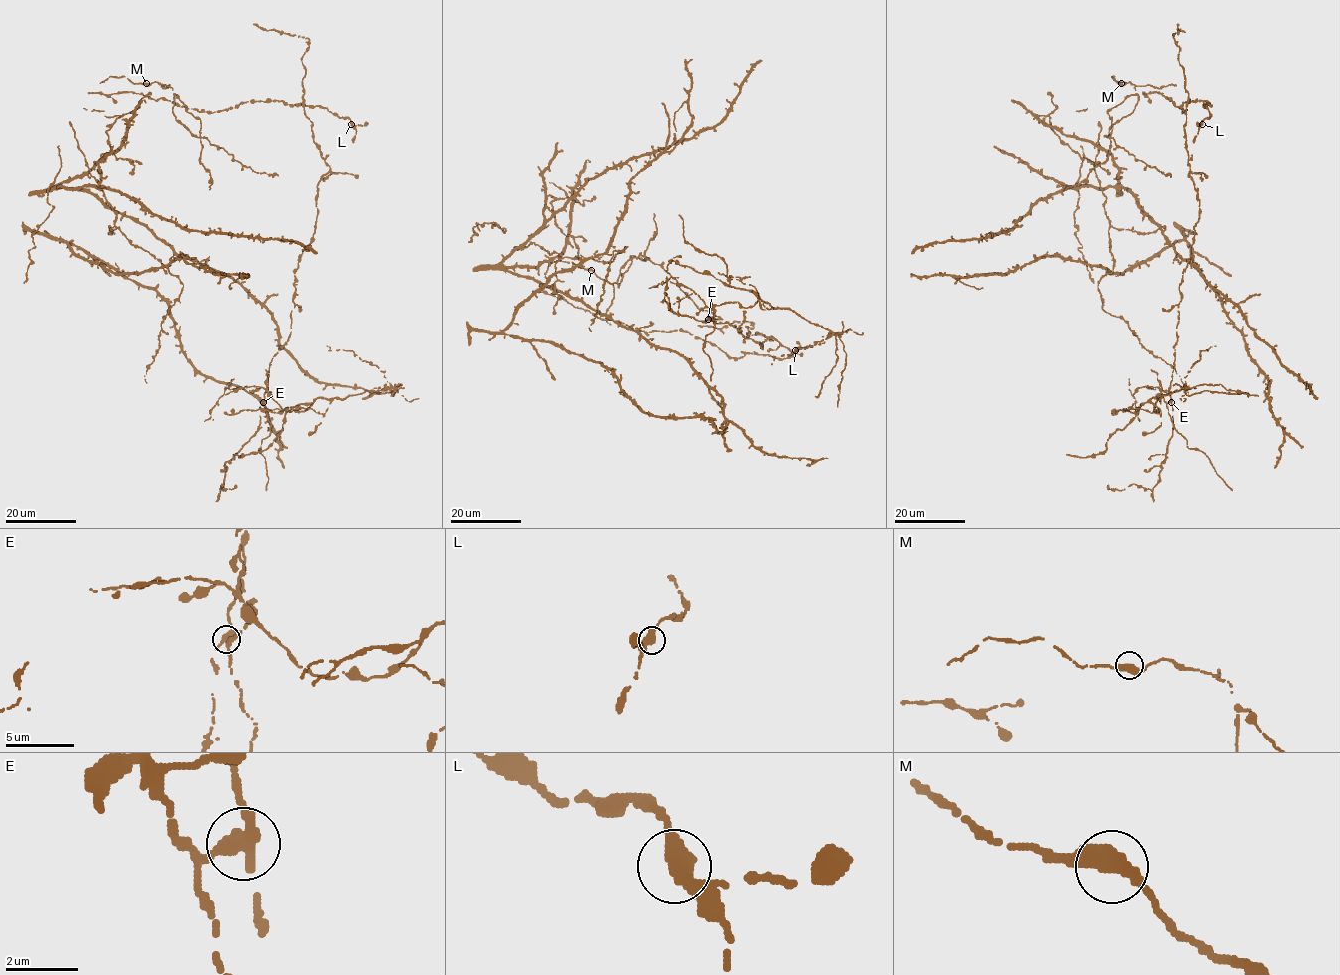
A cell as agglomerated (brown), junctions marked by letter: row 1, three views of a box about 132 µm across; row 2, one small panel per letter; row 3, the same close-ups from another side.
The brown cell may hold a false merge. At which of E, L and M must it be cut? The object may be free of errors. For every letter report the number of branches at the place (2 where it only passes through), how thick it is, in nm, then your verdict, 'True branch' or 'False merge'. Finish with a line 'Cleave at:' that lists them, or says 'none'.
E: Branches: 2. Thickness 440 nm. False merge
L: Branches: 2. Thickness 440 nm. True branch
M: Branches: 2. Thickness 440 nm. True branch
Cleave at: E

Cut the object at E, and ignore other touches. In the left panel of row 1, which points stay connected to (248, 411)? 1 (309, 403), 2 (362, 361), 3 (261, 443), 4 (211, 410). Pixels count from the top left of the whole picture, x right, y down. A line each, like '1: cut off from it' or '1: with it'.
1: with it
2: with it
3: with it
4: with it

